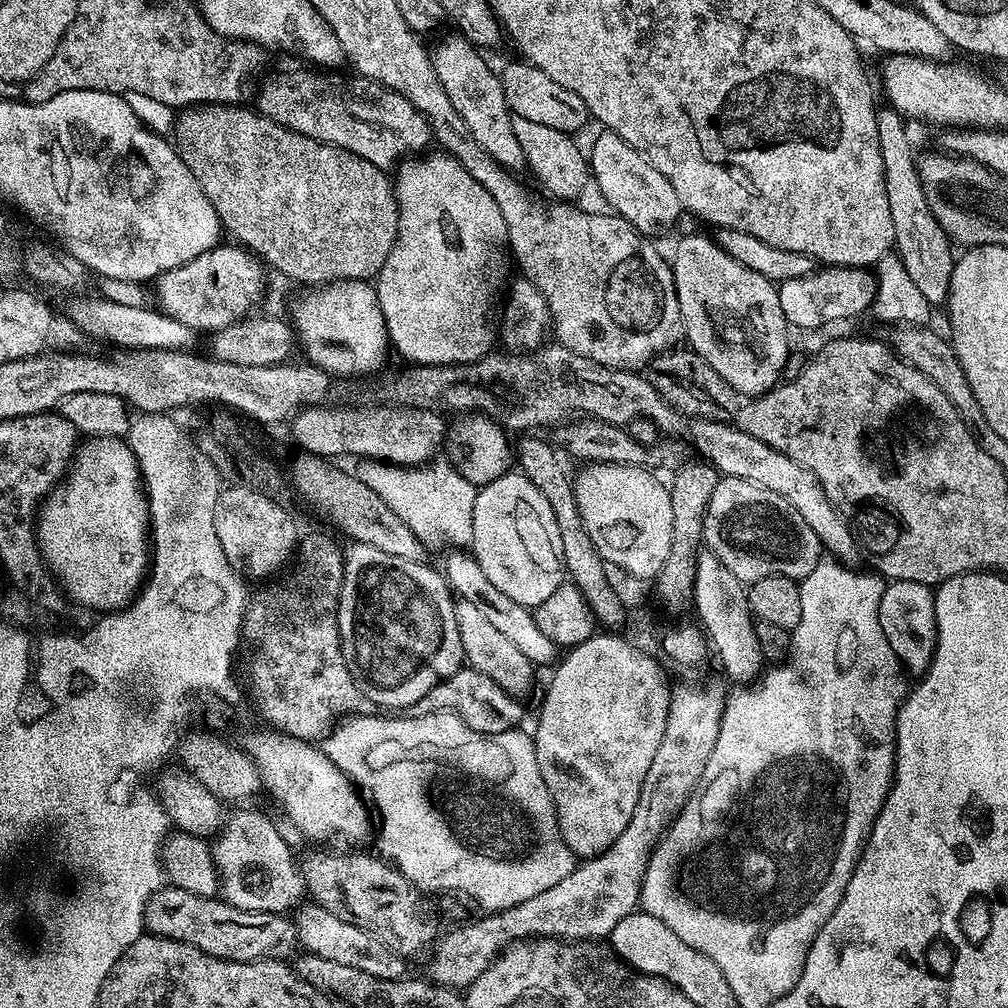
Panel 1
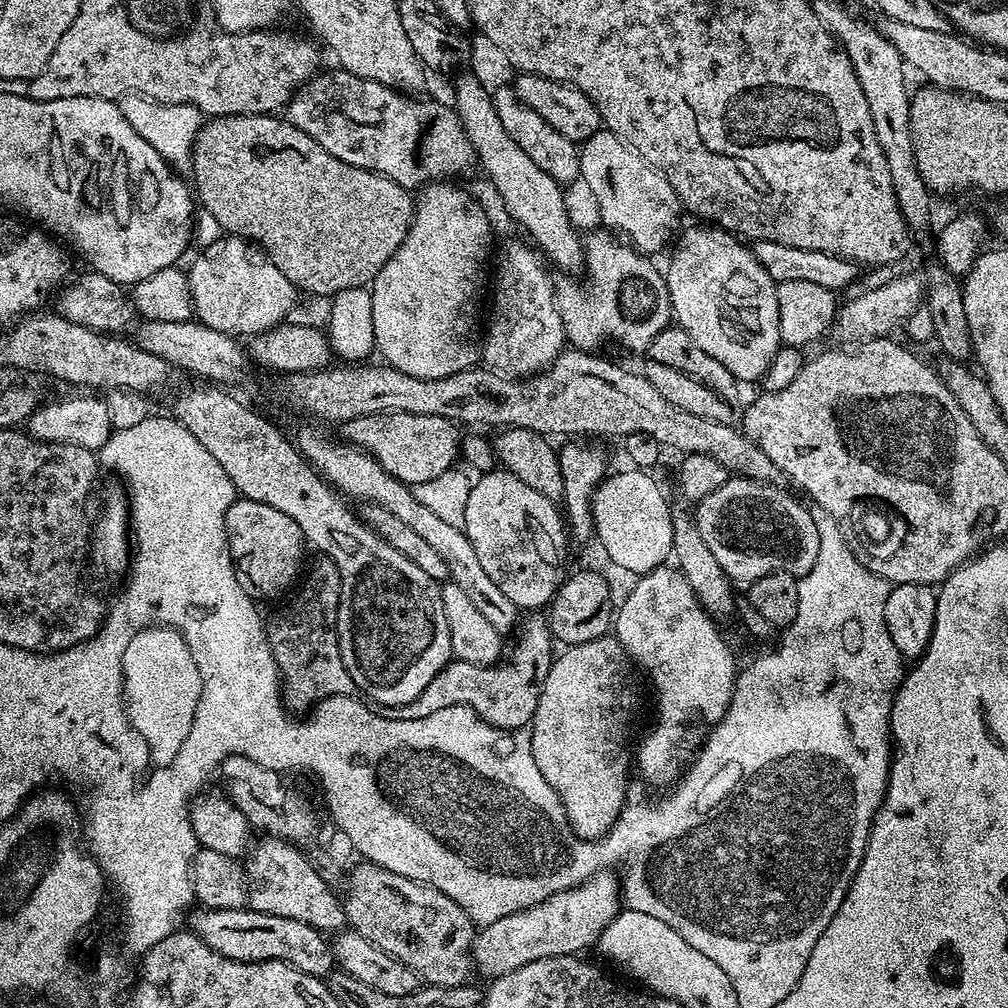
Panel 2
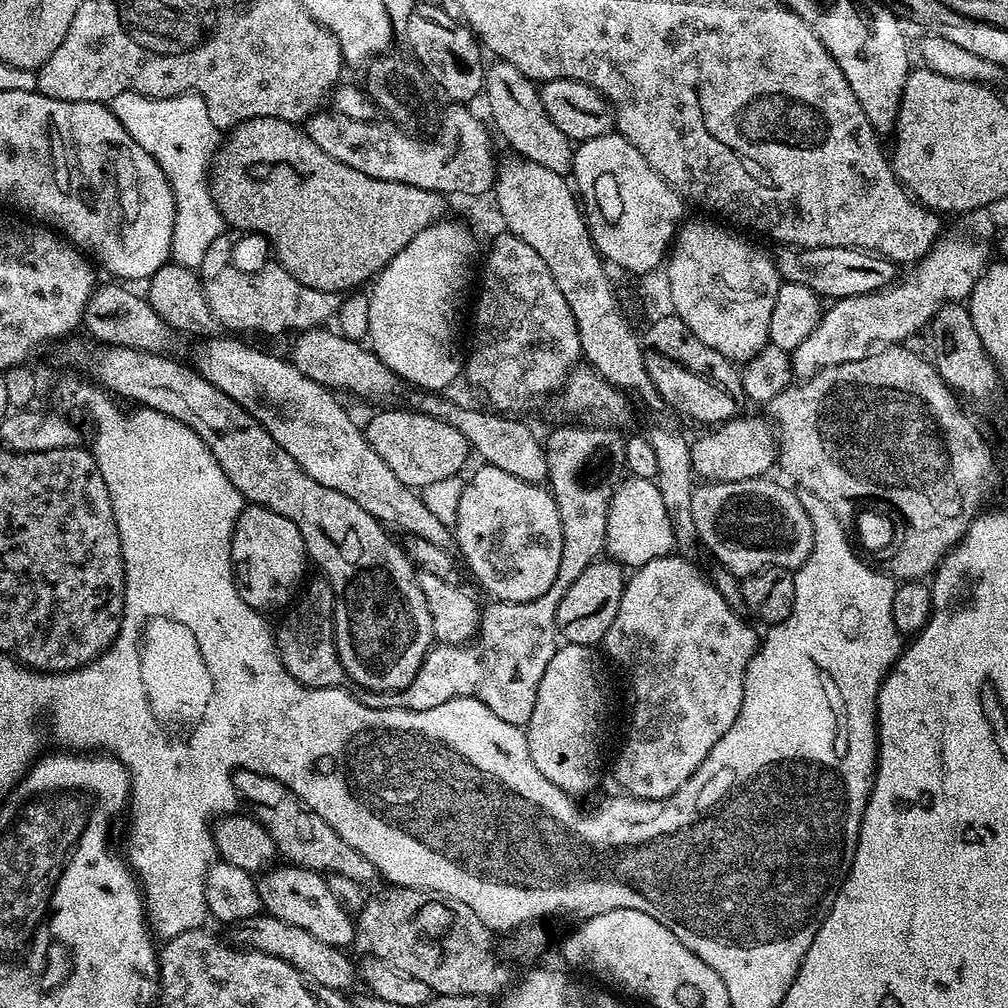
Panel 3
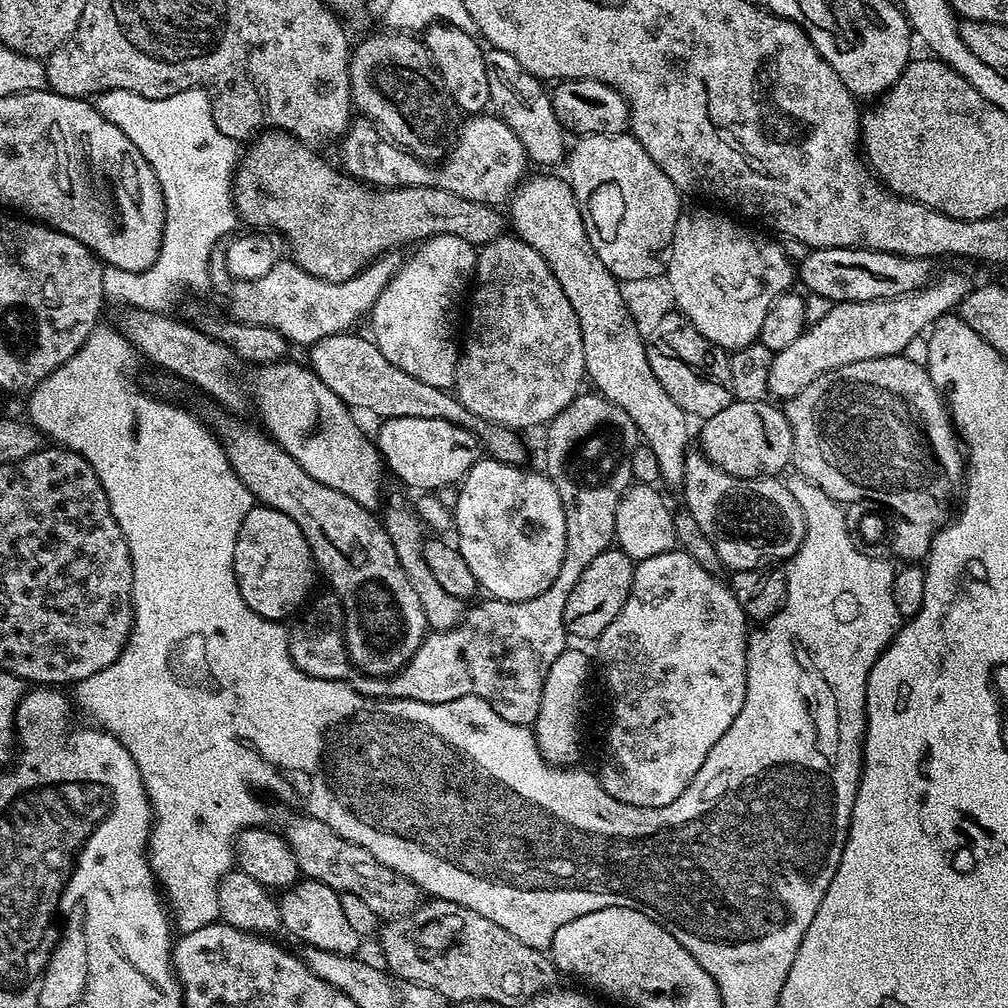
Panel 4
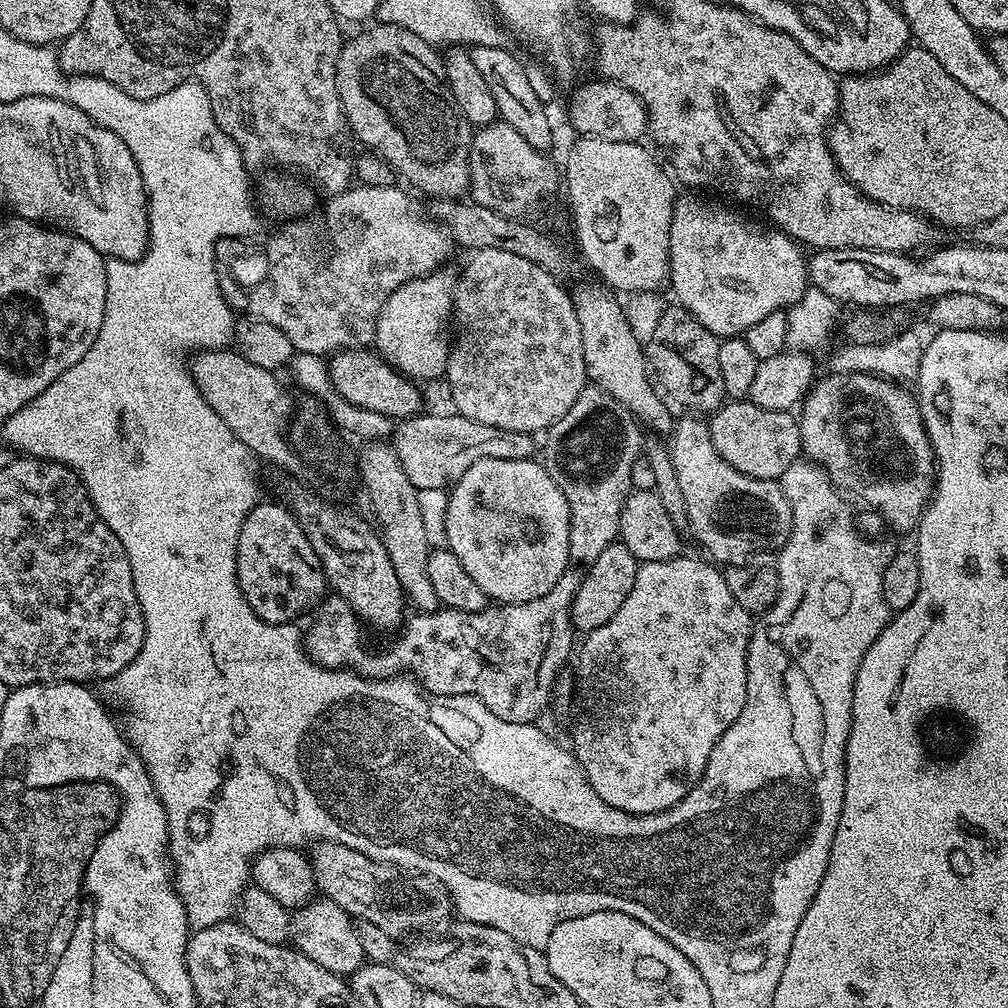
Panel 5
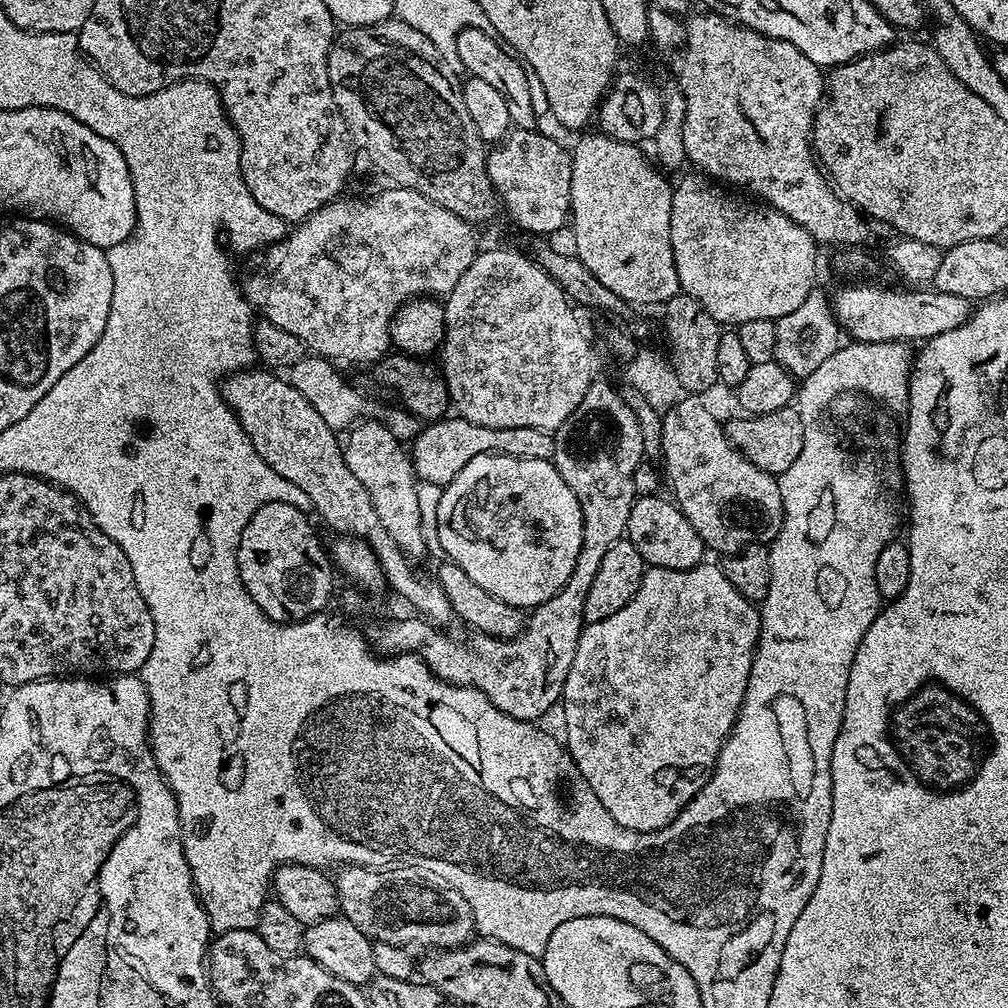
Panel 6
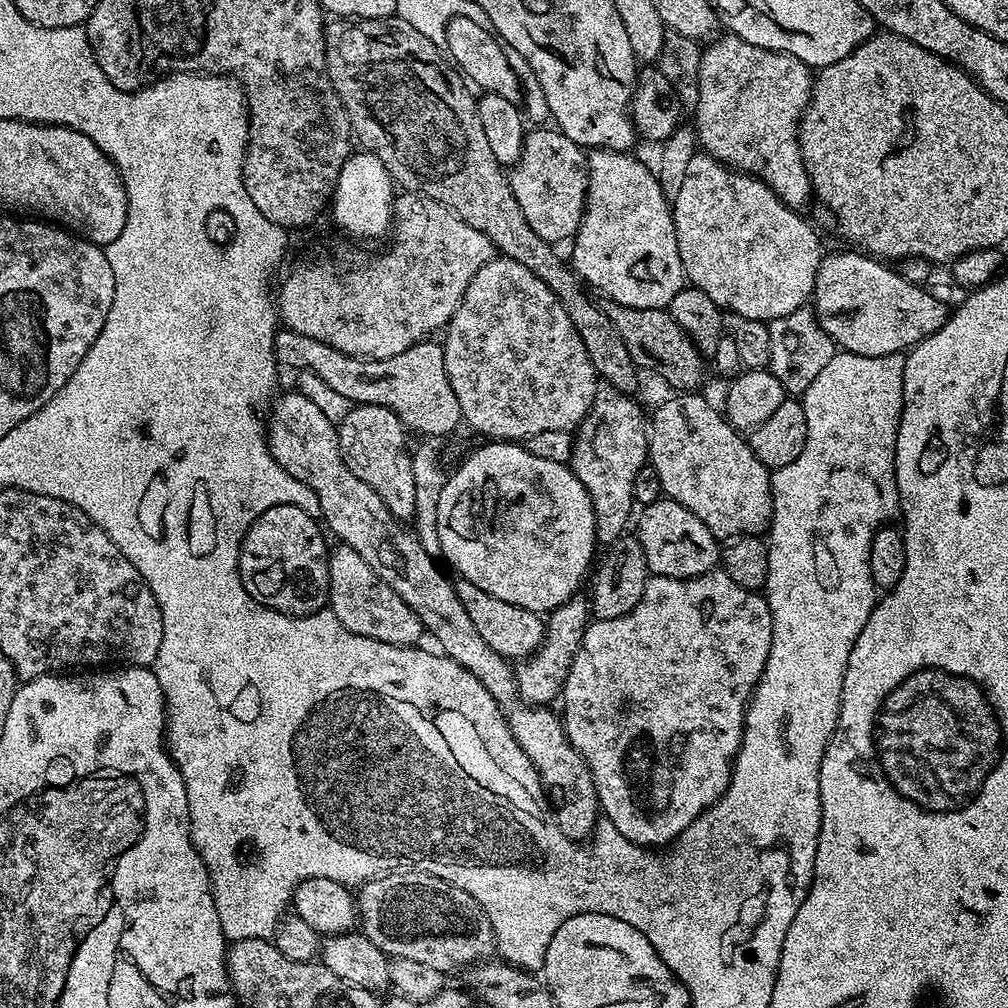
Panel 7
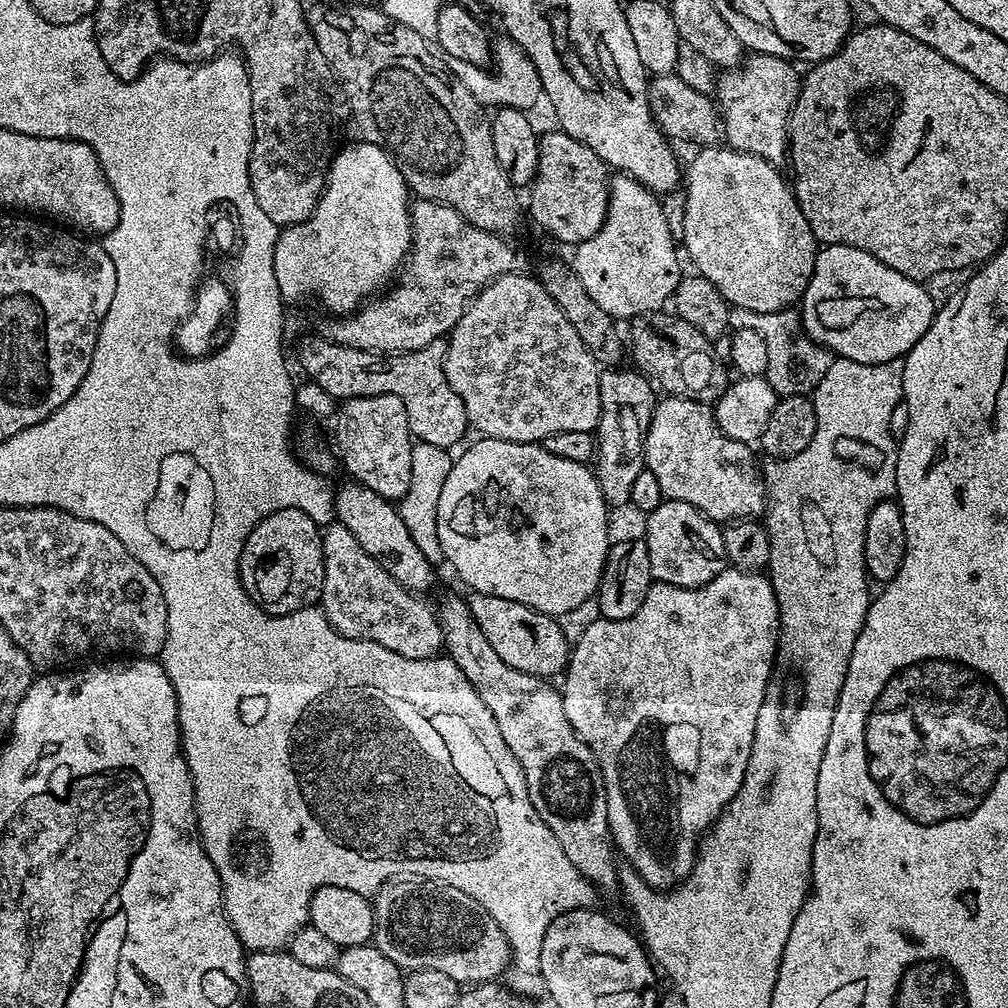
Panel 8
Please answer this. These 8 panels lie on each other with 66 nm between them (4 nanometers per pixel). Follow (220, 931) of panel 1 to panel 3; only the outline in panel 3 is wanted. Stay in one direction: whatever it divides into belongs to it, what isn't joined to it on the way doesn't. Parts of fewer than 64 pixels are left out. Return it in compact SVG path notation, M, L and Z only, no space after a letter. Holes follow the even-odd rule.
M261 914L239 920L231 925L230 932L232 932L230 940L233 945L244 950L265 952L274 958L282 958L282 962L294 966L307 980L319 987L344 994L349 991L347 988L352 983L357 983L357 965L354 960L352 964L351 958L347 956L349 953L345 949L330 946L330 942L322 942L319 938L314 938L314 934L309 934L298 926L290 926L290 922L282 922L273 916Z

